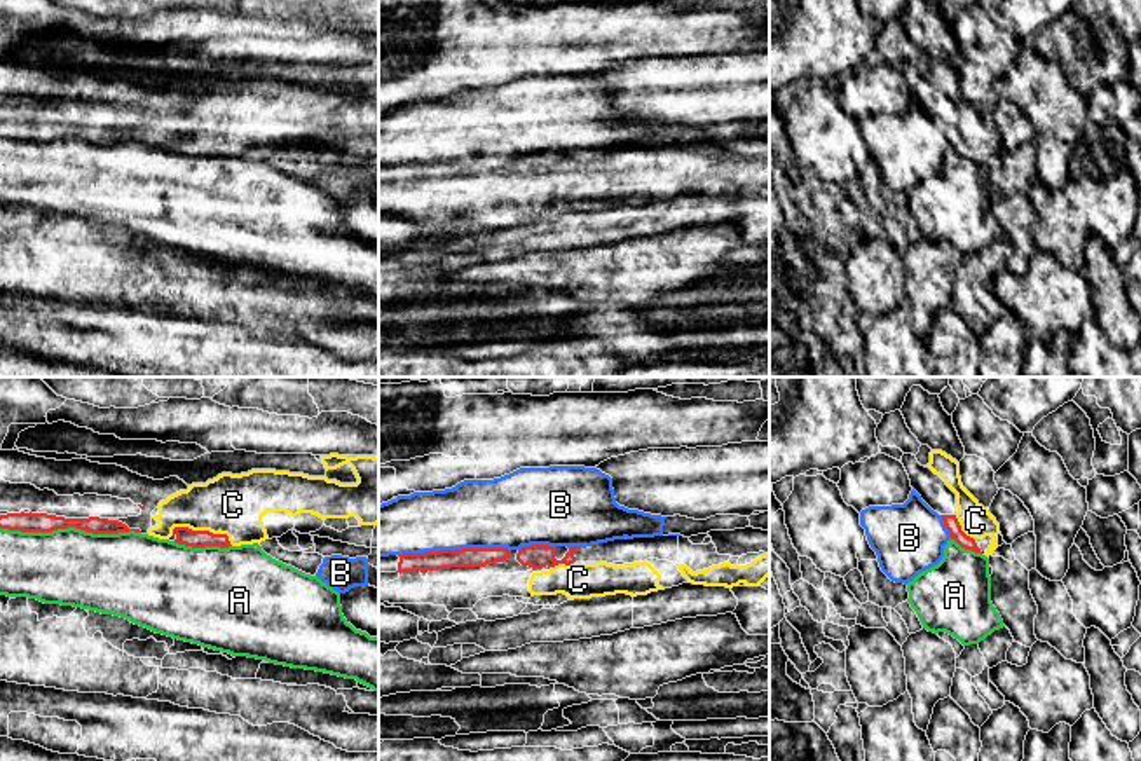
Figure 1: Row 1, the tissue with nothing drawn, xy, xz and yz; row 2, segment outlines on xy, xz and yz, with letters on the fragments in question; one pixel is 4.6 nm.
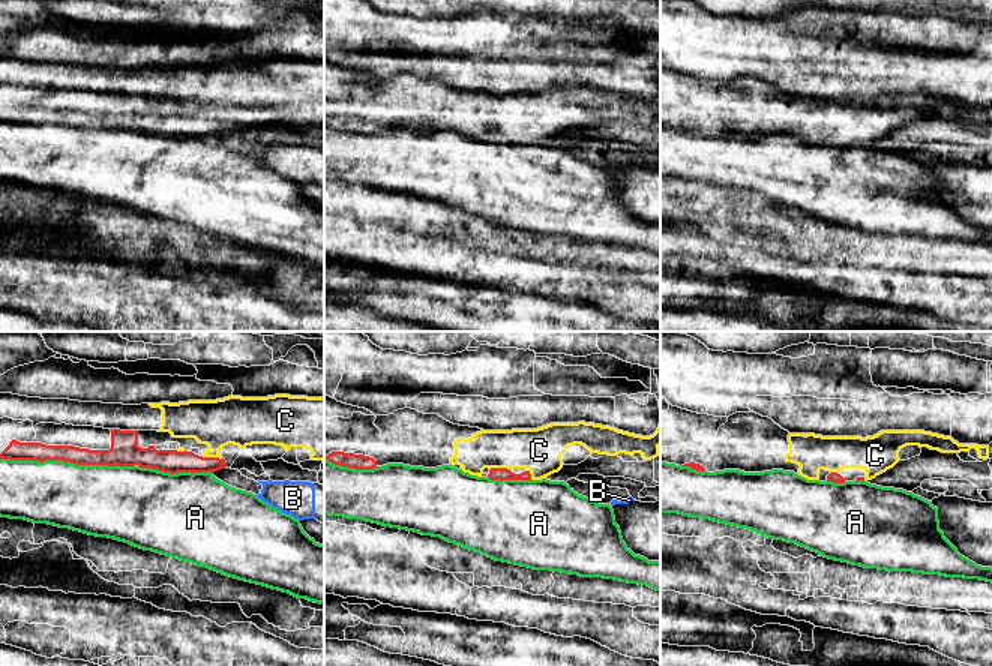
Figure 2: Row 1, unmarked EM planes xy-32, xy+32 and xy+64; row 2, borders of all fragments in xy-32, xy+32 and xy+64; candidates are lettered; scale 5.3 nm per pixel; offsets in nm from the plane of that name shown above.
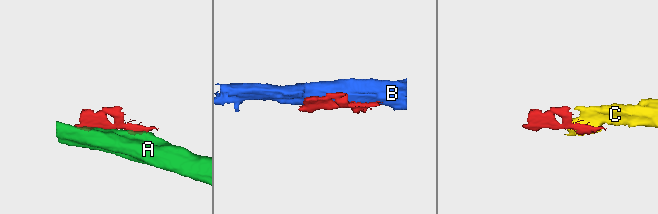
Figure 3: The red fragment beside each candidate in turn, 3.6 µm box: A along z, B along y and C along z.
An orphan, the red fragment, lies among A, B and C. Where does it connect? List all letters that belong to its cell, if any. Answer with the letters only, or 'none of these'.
C

